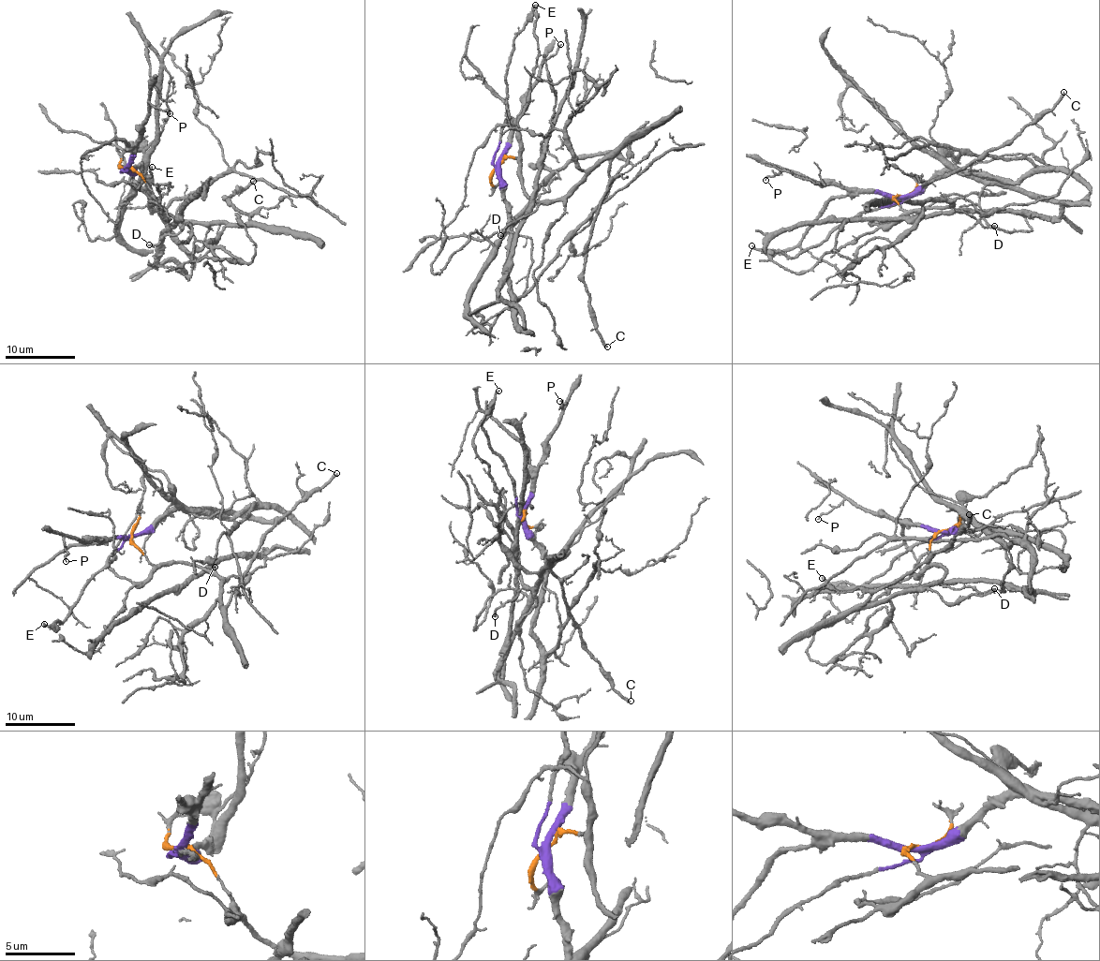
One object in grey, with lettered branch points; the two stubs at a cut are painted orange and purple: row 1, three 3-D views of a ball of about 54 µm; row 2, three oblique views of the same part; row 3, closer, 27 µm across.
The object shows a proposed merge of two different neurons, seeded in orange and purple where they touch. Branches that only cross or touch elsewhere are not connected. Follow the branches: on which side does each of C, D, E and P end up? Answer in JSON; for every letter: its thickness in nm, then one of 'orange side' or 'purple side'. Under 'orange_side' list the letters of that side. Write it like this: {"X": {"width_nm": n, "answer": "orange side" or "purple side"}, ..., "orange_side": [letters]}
{"C": {"width_nm": 280, "answer": "orange side"}, "D": {"width_nm": 240, "answer": "orange side"}, "E": {"width_nm": 240, "answer": "purple side"}, "P": {"width_nm": 190, "answer": "purple side"}, "orange_side": ["C", "D"]}

